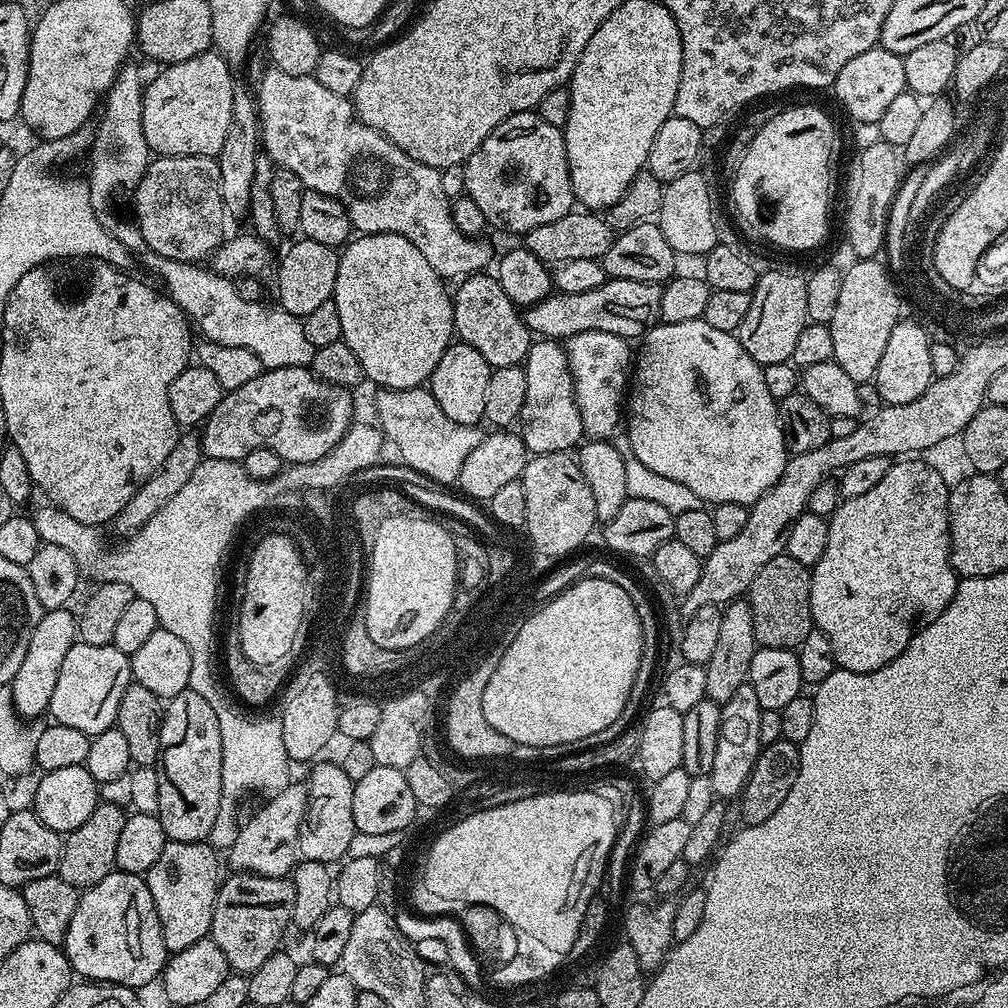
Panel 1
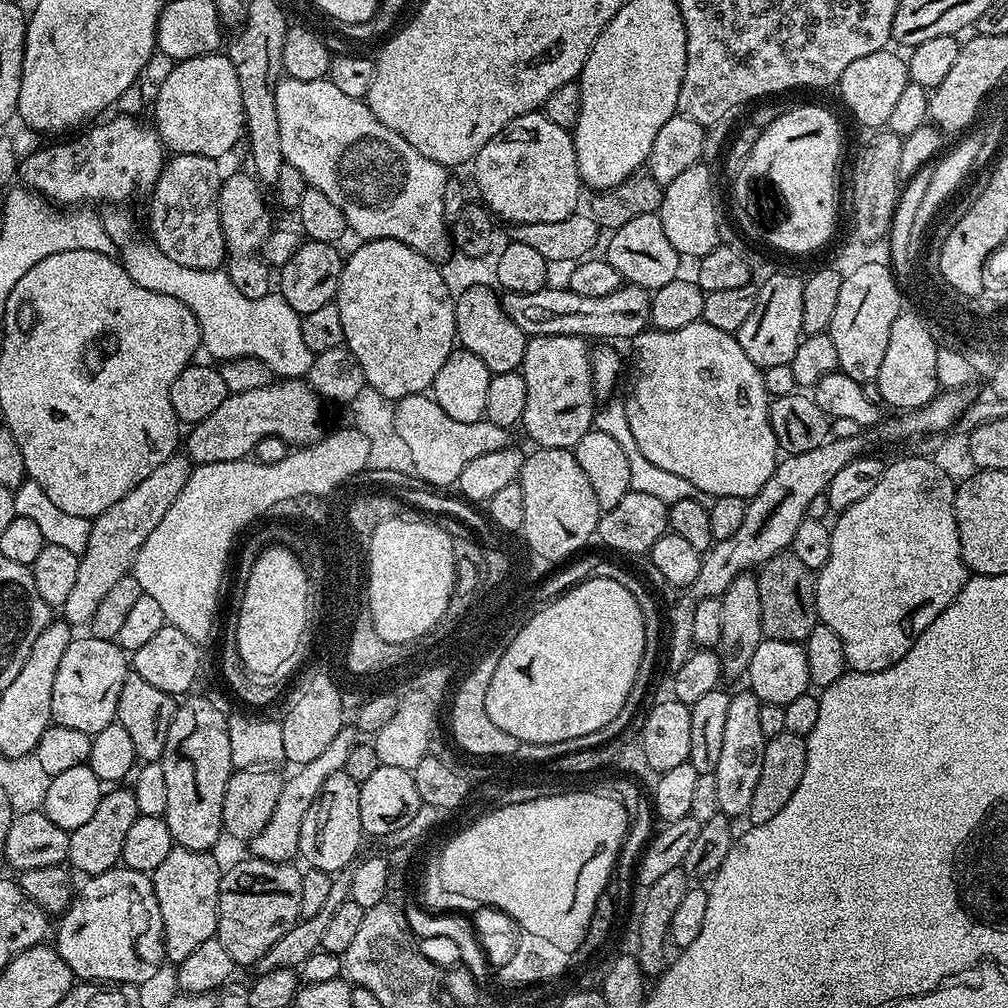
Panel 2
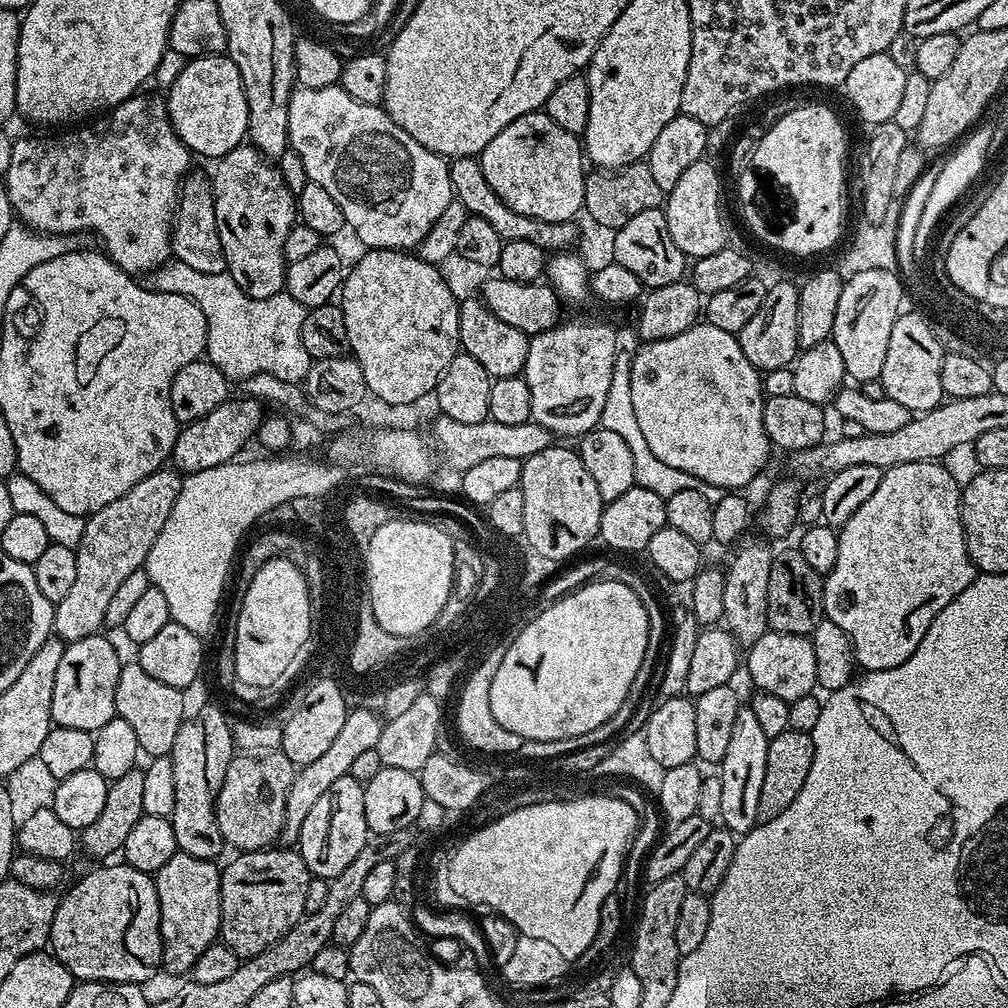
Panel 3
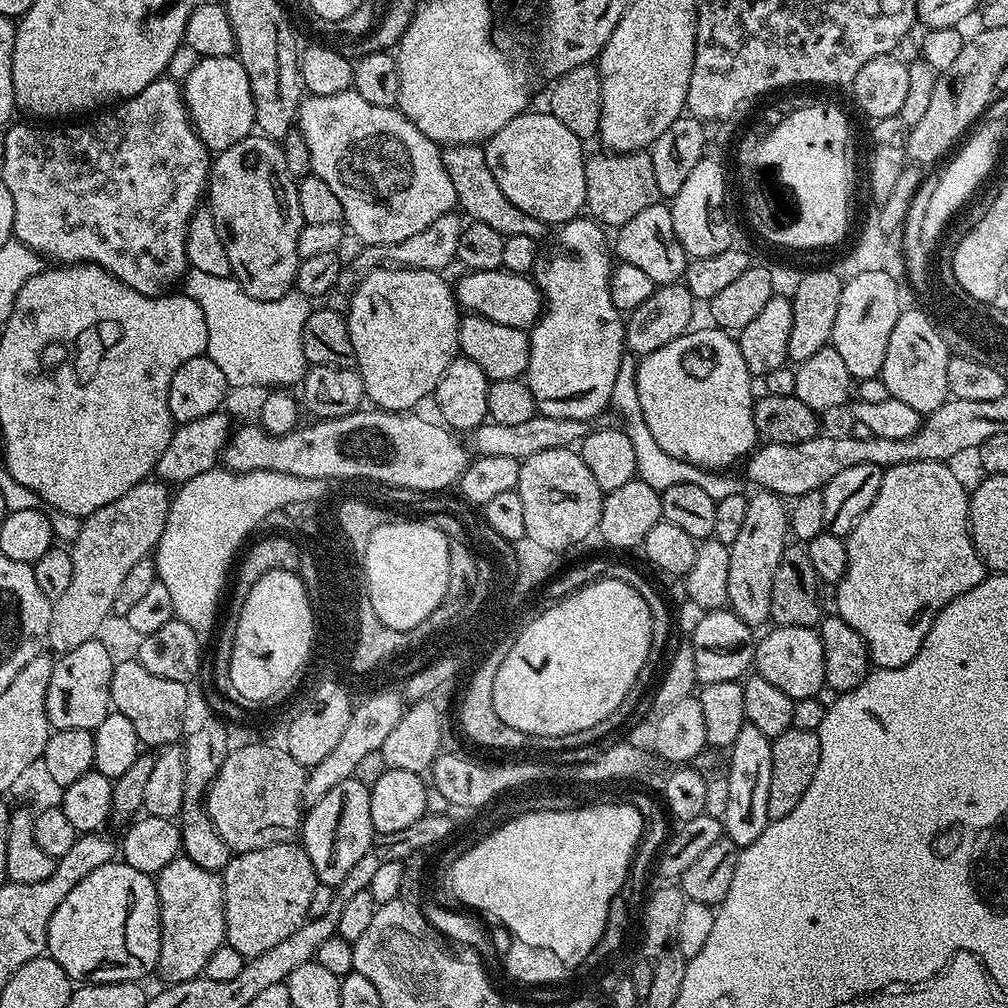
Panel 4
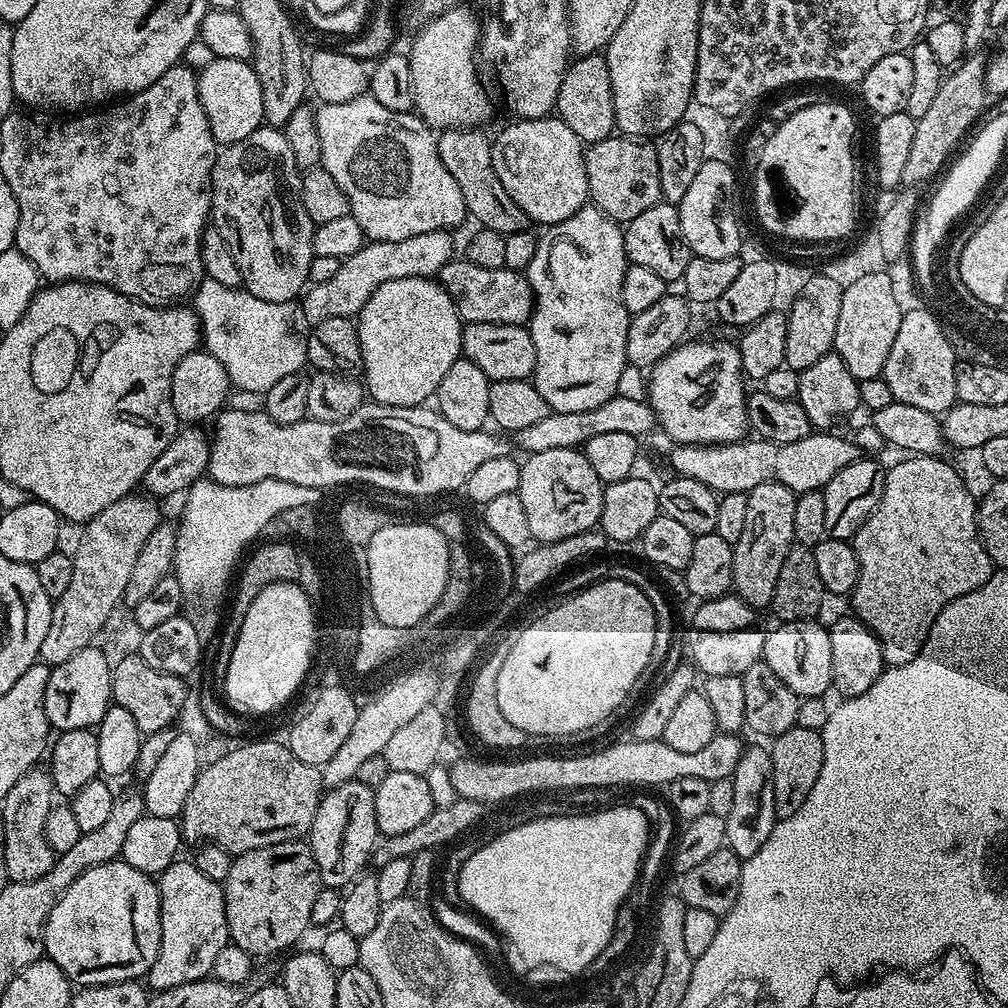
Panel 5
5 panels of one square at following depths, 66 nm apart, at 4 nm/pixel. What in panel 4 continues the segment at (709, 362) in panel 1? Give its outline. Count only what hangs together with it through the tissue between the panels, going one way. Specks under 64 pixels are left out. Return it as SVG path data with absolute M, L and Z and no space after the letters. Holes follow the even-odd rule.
M715 326L697 327L684 336L674 338L662 350L639 357L637 366L638 406L641 418L649 427L658 446L676 459L687 460L700 468L728 470L731 464L745 459L757 447L758 433L754 426L752 371L742 358L740 341L731 332Z

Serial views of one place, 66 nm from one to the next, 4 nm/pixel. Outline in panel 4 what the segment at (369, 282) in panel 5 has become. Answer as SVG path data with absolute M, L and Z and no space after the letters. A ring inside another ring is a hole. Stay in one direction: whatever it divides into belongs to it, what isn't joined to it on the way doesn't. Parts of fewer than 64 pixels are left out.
M453 210L442 214L442 218L430 222L430 226L426 226L426 230L422 234L414 234L412 237L406 238L406 242L389 244L387 247L383 244L361 247L359 249L361 252L353 258L352 265L349 268L348 265L341 267L339 291L342 290L345 294L351 293L358 283L358 278L367 276L373 268L383 265L385 261L397 268L417 268L418 270L443 273L445 271L444 268L450 267L456 260L458 238L462 238L464 225L465 221L462 219L461 213Z

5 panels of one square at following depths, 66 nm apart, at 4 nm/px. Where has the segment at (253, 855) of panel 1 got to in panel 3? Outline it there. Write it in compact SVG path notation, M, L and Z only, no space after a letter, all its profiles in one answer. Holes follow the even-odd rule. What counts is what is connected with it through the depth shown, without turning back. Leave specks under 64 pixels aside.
M353 707L348 713L342 731L335 736L333 744L328 747L315 762L303 765L292 777L292 788L288 791L288 801L286 802L286 814L284 815L284 828L280 832L280 840L285 845L295 845L295 840L299 838L300 831L304 828L304 823L308 820L308 815L316 808L316 803L323 801L331 793L334 782L338 778L349 775L353 761L365 750L375 748L378 738L382 734L385 721L379 711L371 712L368 708Z

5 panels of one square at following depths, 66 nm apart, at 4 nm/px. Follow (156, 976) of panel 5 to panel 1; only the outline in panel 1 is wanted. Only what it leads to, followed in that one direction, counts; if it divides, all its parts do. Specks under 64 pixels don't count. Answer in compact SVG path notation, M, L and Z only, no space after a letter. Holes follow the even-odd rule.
M169 840L164 845L162 854L158 854L158 862L150 866L146 873L150 898L154 898L154 910L158 910L158 918L162 926L162 938L169 954L178 950L186 950L186 946L194 946L194 942L205 939L211 933L214 918L214 902L222 883L220 876L220 860L217 849L207 842L174 842Z

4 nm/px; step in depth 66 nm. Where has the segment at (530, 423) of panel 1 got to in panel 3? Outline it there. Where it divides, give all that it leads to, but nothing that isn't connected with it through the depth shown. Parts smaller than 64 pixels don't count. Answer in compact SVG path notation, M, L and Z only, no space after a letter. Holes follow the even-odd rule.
M567 320L529 339L526 366L522 375L526 386L530 386L532 419L552 433L553 437L579 438L600 423L606 394L609 393L611 371L614 370L618 344L615 330L604 320Z

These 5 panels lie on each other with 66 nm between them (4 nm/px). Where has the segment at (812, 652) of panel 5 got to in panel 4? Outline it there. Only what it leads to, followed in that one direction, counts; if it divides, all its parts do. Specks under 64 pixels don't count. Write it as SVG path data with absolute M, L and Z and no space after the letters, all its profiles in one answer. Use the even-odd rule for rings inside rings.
M776 626L764 637L759 637L754 657L755 671L766 682L778 686L782 694L792 700L819 697L820 688L825 687L824 682L824 655L820 633L816 628L801 628L800 626Z

